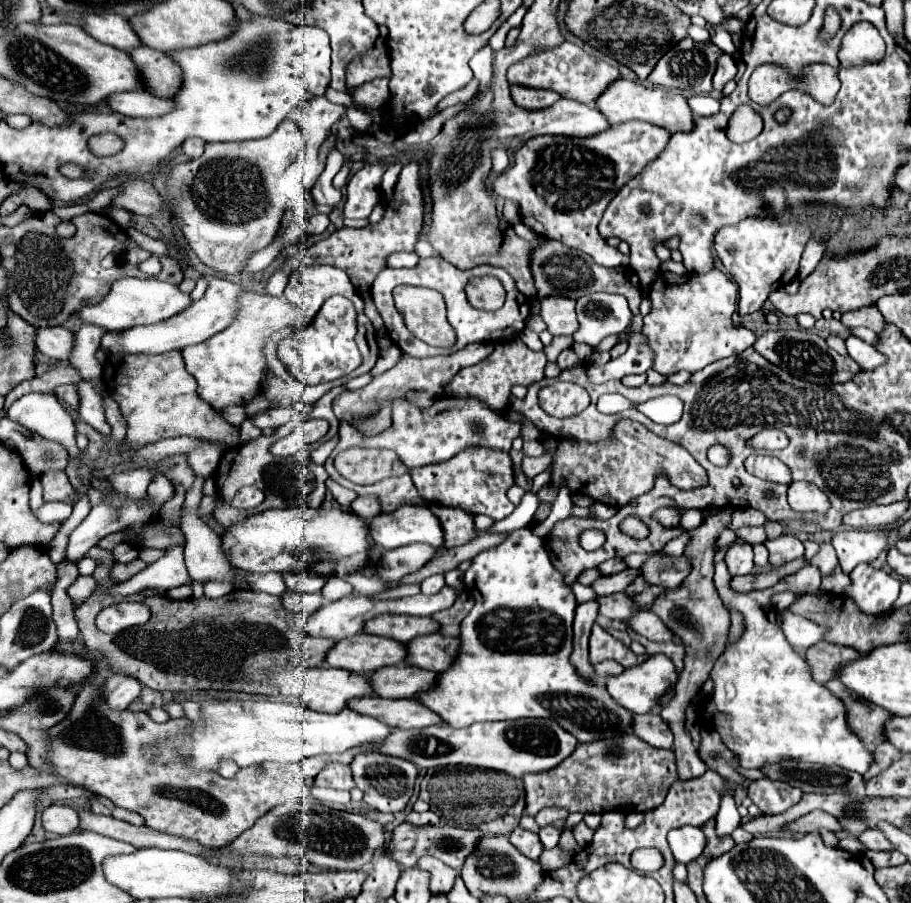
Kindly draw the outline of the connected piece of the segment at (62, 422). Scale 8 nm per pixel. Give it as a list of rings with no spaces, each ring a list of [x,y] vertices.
[[[25,394],[7,410],[7,416],[43,438],[61,442],[73,458],[81,456],[75,444],[75,422],[53,394]]]

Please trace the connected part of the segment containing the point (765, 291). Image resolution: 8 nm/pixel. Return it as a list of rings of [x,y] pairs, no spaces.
[[[747,218],[737,226],[725,226],[717,232],[715,236],[715,252],[727,272],[733,276],[733,282],[739,286],[739,312],[741,314],[751,314],[761,310],[761,304],[767,300],[767,296],[773,290],[783,288],[789,284],[799,270],[799,260],[803,254],[803,248],[809,240],[809,230],[803,224],[797,222],[785,222],[781,218]]]

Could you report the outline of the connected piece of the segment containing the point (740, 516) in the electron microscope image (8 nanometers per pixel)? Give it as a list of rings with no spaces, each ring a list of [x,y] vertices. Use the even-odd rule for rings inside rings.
[[[739,508],[733,514],[733,526],[729,526],[731,530],[737,530],[737,526],[763,526],[767,522],[765,514],[753,508]]]

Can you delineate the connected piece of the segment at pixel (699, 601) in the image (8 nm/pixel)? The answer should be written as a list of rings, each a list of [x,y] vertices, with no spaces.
[[[721,508],[717,514],[705,518],[701,522],[699,528],[689,530],[691,540],[687,544],[687,560],[691,564],[691,572],[689,576],[681,582],[681,586],[677,588],[669,588],[665,590],[653,604],[653,612],[663,620],[663,624],[681,640],[681,644],[685,646],[685,668],[679,674],[679,682],[675,686],[675,696],[667,702],[663,702],[663,710],[661,716],[669,722],[671,732],[675,734],[675,744],[673,744],[673,752],[677,756],[677,770],[679,770],[679,778],[689,780],[689,778],[697,778],[701,776],[707,766],[705,762],[699,758],[697,748],[691,742],[689,732],[685,730],[685,710],[687,706],[695,700],[695,696],[701,690],[701,684],[705,684],[705,680],[709,678],[709,672],[713,668],[713,664],[717,662],[717,658],[721,656],[721,652],[725,652],[725,644],[727,644],[727,634],[729,634],[729,626],[731,626],[731,618],[729,612],[725,610],[715,584],[713,584],[713,544],[717,540],[717,536],[729,526],[731,522],[731,514],[735,508]]]

